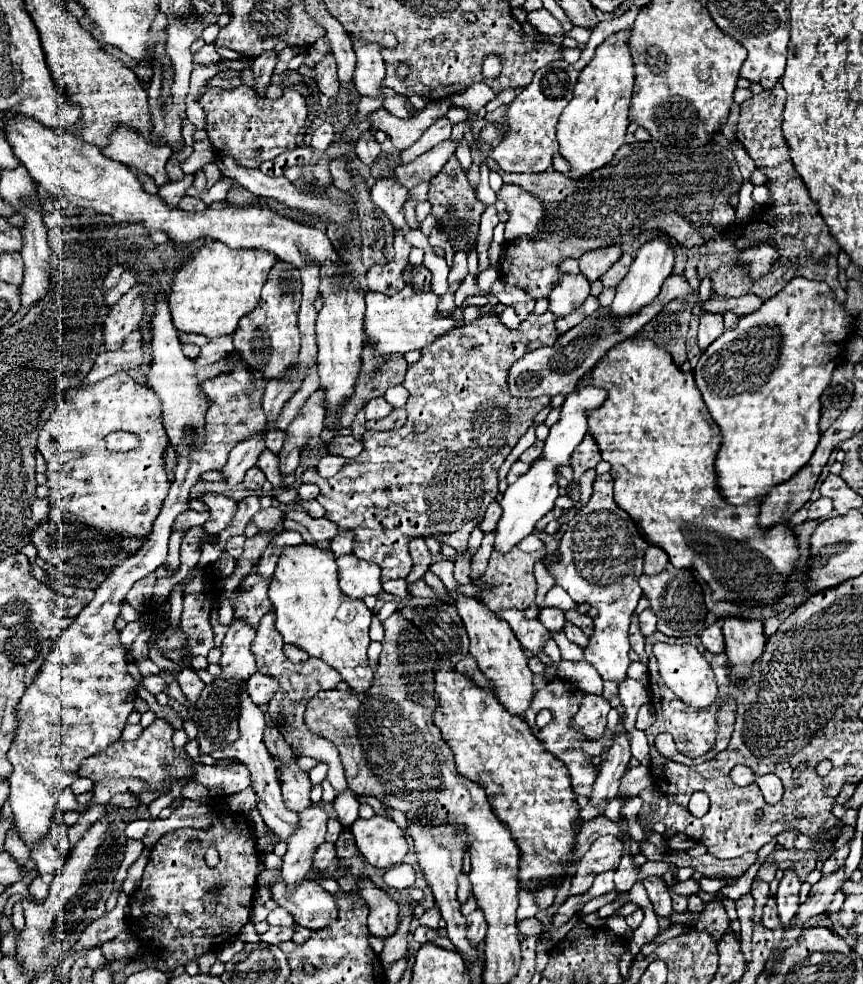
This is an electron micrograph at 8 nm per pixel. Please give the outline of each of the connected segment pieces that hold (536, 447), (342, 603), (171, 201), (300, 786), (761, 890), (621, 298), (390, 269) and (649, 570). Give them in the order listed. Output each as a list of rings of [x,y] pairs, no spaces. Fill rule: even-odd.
[[[536,440],[522,456],[520,456],[520,460],[522,462],[526,462],[526,464],[532,464],[540,454],[542,454],[542,448],[544,448],[544,442],[540,442],[540,440]]]
[[[312,544],[284,548],[276,572],[270,582],[268,596],[276,612],[276,628],[284,644],[304,650],[312,658],[324,660],[338,670],[340,678],[358,694],[372,686],[372,668],[368,666],[366,650],[370,644],[368,630],[372,612],[362,600],[352,600],[338,588],[336,558],[330,550],[320,550]]]
[[[184,176],[178,182],[168,182],[168,186],[162,186],[158,194],[166,198],[168,206],[176,206],[184,198],[184,192],[192,186],[192,180],[194,180],[194,176]]]
[[[296,758],[290,764],[278,768],[278,774],[280,774],[280,790],[282,790],[284,804],[294,812],[302,812],[304,808],[308,808],[312,784],[308,772],[298,768]]]
[[[754,880],[752,884],[752,892],[750,892],[756,900],[754,904],[754,912],[752,912],[752,922],[758,922],[760,916],[762,916],[762,908],[766,904],[766,900],[770,898],[770,888],[768,888],[768,882],[762,882],[762,880]]]
[[[660,234],[652,240],[648,240],[646,244],[642,244],[628,274],[624,276],[624,280],[616,288],[616,298],[610,306],[610,312],[618,318],[624,318],[624,316],[636,314],[640,308],[652,304],[662,288],[662,282],[672,274],[672,266],[674,266],[674,248],[672,248],[670,238],[666,234]]]
[[[400,230],[394,236],[394,250],[396,250],[396,256],[390,264],[372,266],[372,270],[368,270],[366,282],[372,292],[382,292],[386,296],[392,296],[404,288],[402,270],[408,264],[408,254],[410,254],[412,246],[404,240],[404,234]]]
[[[650,546],[644,554],[644,574],[658,574],[660,570],[664,570],[664,566],[668,564],[668,554],[658,548],[658,546]]]

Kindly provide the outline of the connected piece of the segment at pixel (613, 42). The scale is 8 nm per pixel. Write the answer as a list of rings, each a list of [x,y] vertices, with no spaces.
[[[622,30],[598,46],[596,56],[580,72],[574,88],[574,98],[560,114],[556,136],[560,154],[570,164],[570,178],[584,178],[592,174],[592,170],[606,166],[614,158],[616,150],[626,144],[624,136],[630,124],[628,108],[634,86],[634,66],[626,44],[628,34],[628,30]]]

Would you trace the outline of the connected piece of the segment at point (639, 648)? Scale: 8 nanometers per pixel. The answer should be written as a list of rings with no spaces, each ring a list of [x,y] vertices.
[[[632,614],[632,624],[630,624],[630,644],[632,644],[632,650],[640,656],[640,662],[642,664],[648,664],[648,658],[646,658],[646,652],[644,652],[644,636],[640,632],[640,626],[638,626],[638,616]]]

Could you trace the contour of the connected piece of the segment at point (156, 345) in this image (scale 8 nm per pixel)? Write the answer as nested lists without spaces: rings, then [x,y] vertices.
[[[158,298],[156,314],[152,318],[152,354],[154,354],[154,360],[152,360],[152,366],[148,372],[148,386],[162,400],[164,428],[166,428],[166,434],[168,434],[172,446],[176,448],[178,442],[182,442],[182,438],[184,438],[184,432],[186,432],[184,428],[196,430],[198,436],[204,434],[204,410],[208,408],[208,400],[202,394],[202,382],[228,370],[228,362],[216,362],[216,364],[198,368],[194,360],[186,358],[182,354],[182,344],[178,340],[176,328],[172,326],[170,310],[168,310],[168,304],[164,298]]]

